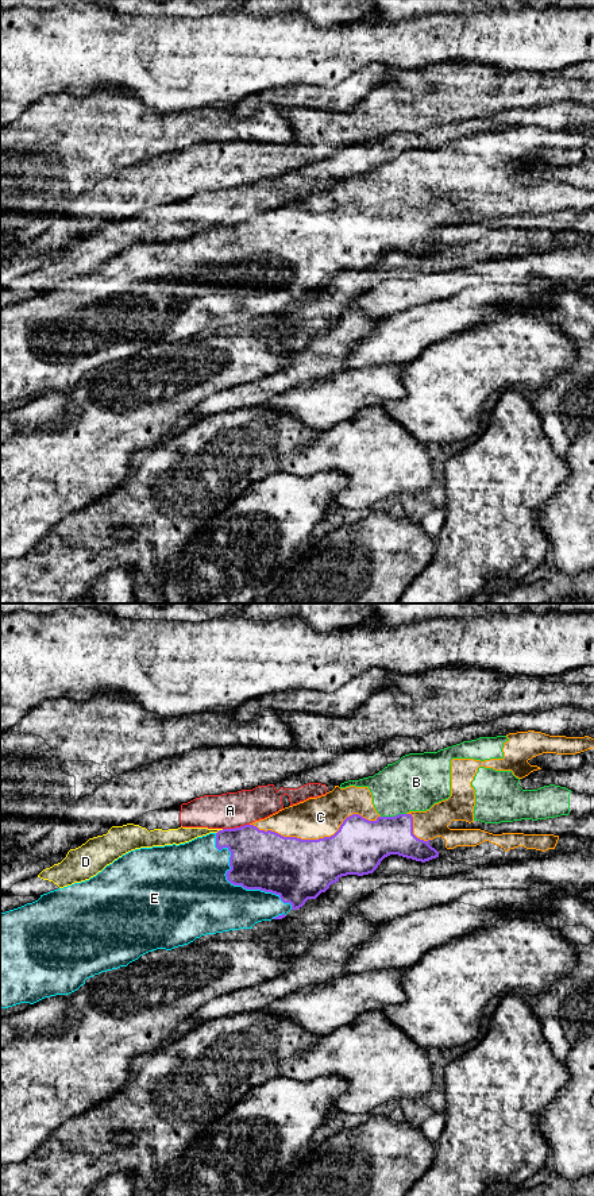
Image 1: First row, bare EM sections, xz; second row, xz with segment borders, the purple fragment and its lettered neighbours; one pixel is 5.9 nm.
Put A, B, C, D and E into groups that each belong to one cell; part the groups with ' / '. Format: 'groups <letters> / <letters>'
groups A D / B C E

